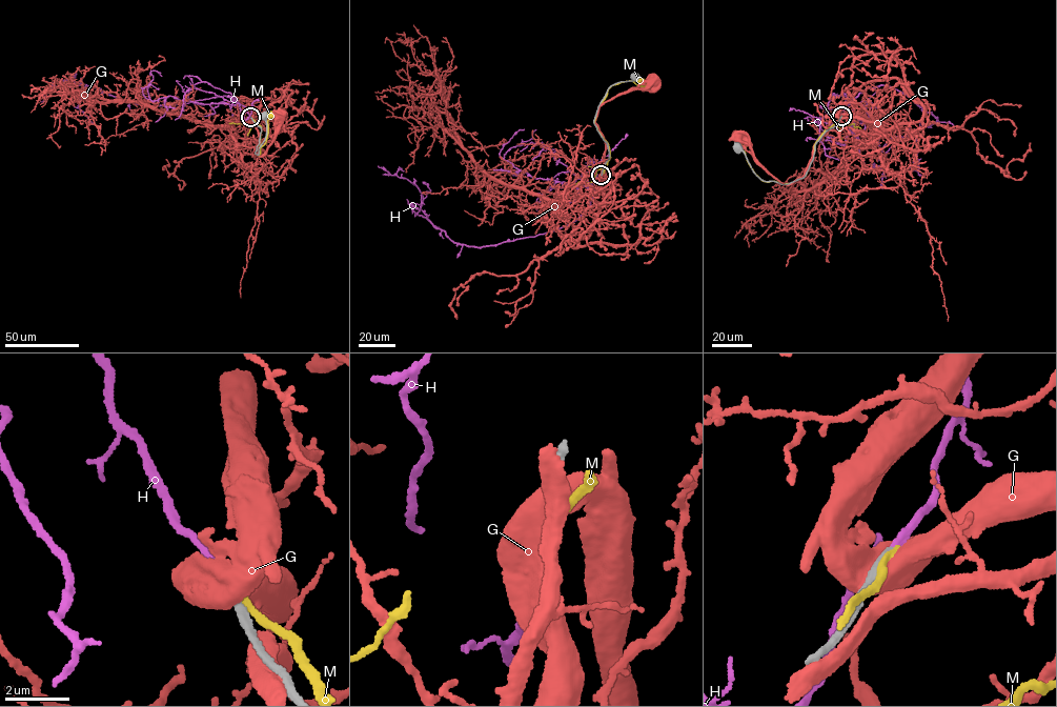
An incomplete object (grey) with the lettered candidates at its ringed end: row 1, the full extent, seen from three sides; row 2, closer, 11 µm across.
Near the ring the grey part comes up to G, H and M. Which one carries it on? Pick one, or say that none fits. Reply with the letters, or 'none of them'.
H

